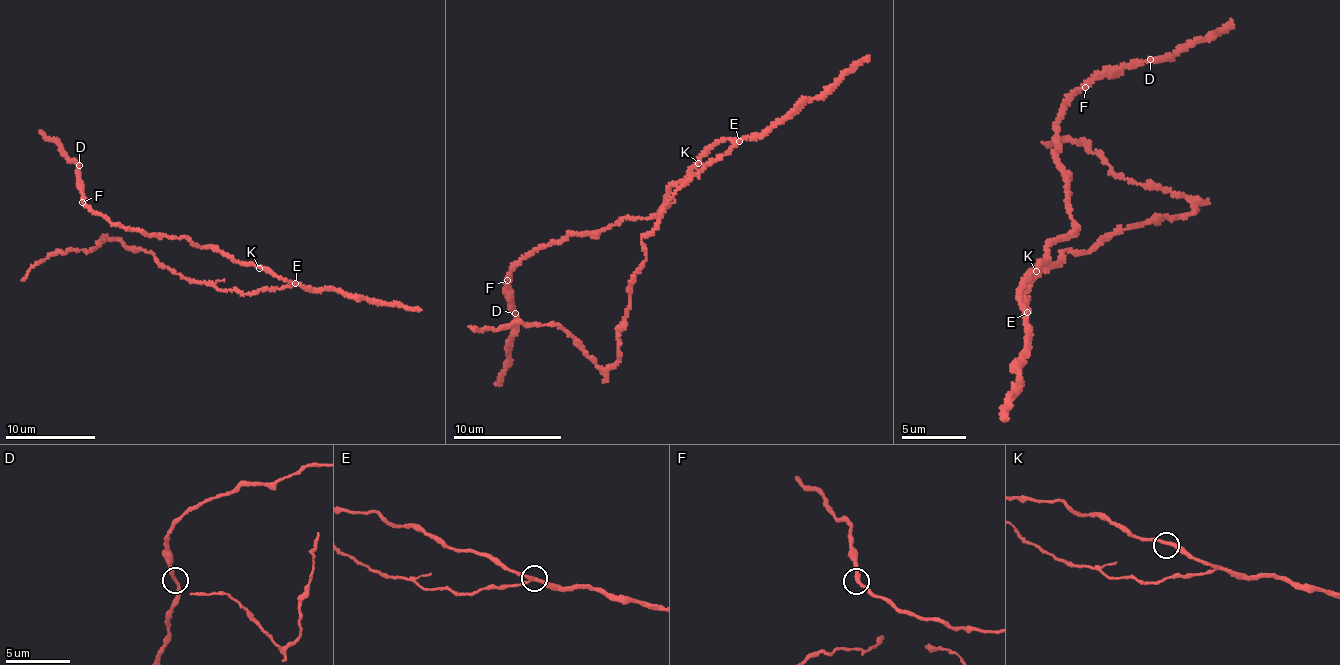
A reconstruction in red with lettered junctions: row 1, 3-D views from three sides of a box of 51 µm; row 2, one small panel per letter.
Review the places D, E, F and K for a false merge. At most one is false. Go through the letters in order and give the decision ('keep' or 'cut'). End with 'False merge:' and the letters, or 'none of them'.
D: keep
E: cut
F: keep
K: keep
False merge: E

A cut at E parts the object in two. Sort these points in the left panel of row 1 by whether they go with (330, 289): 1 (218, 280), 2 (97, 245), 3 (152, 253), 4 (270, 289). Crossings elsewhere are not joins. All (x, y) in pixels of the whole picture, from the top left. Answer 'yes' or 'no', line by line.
1: no
2: no
3: no
4: no

